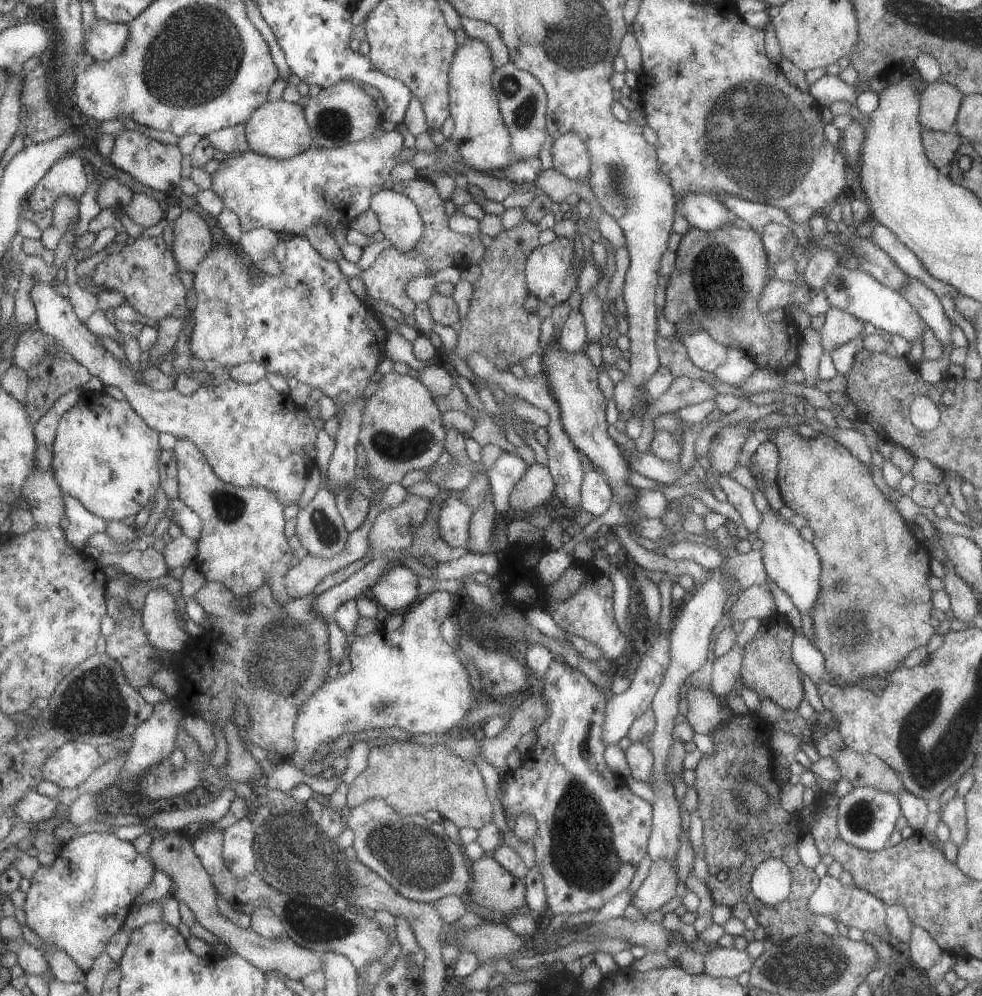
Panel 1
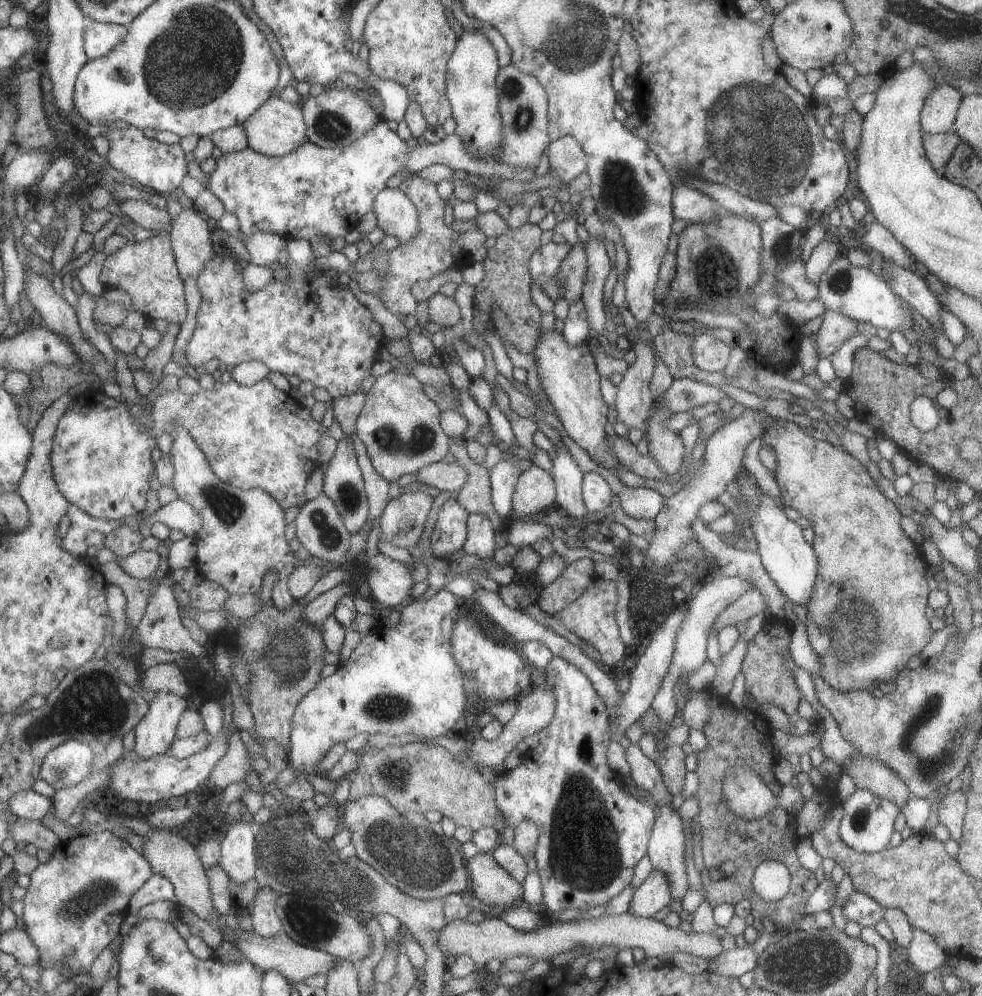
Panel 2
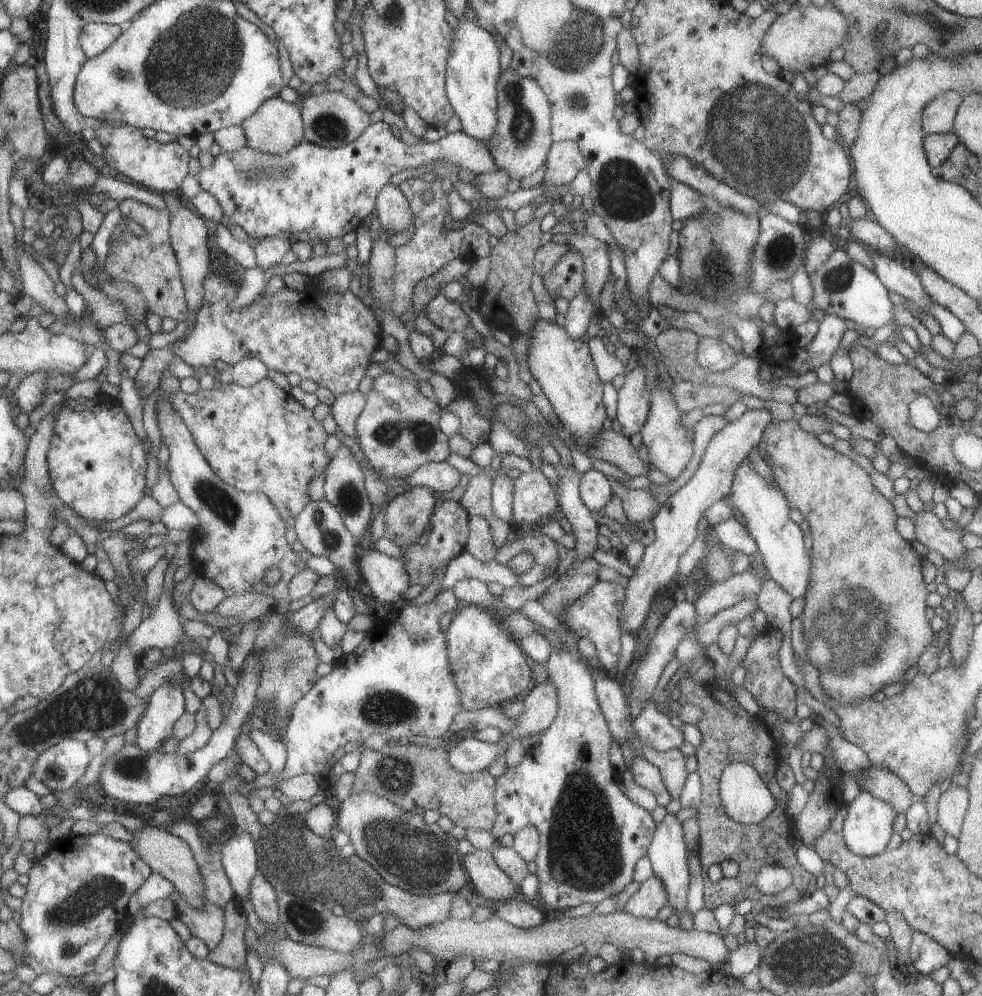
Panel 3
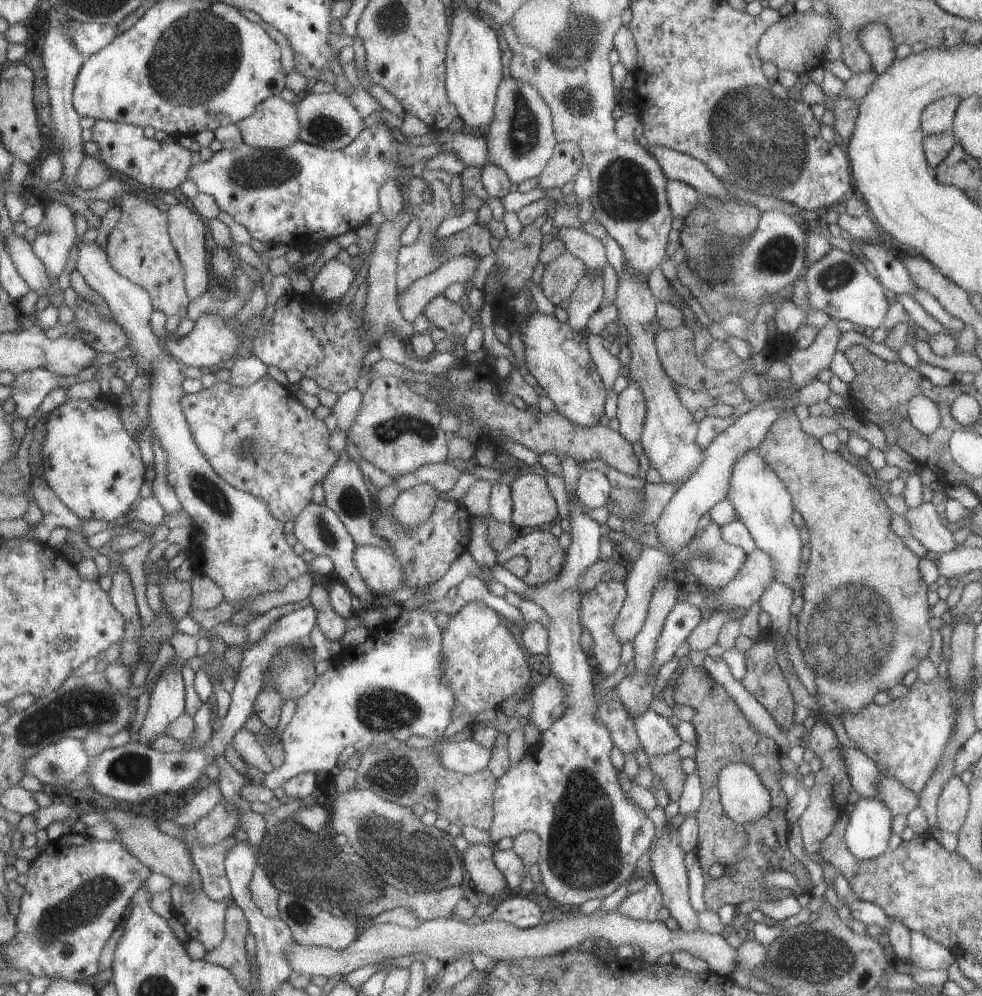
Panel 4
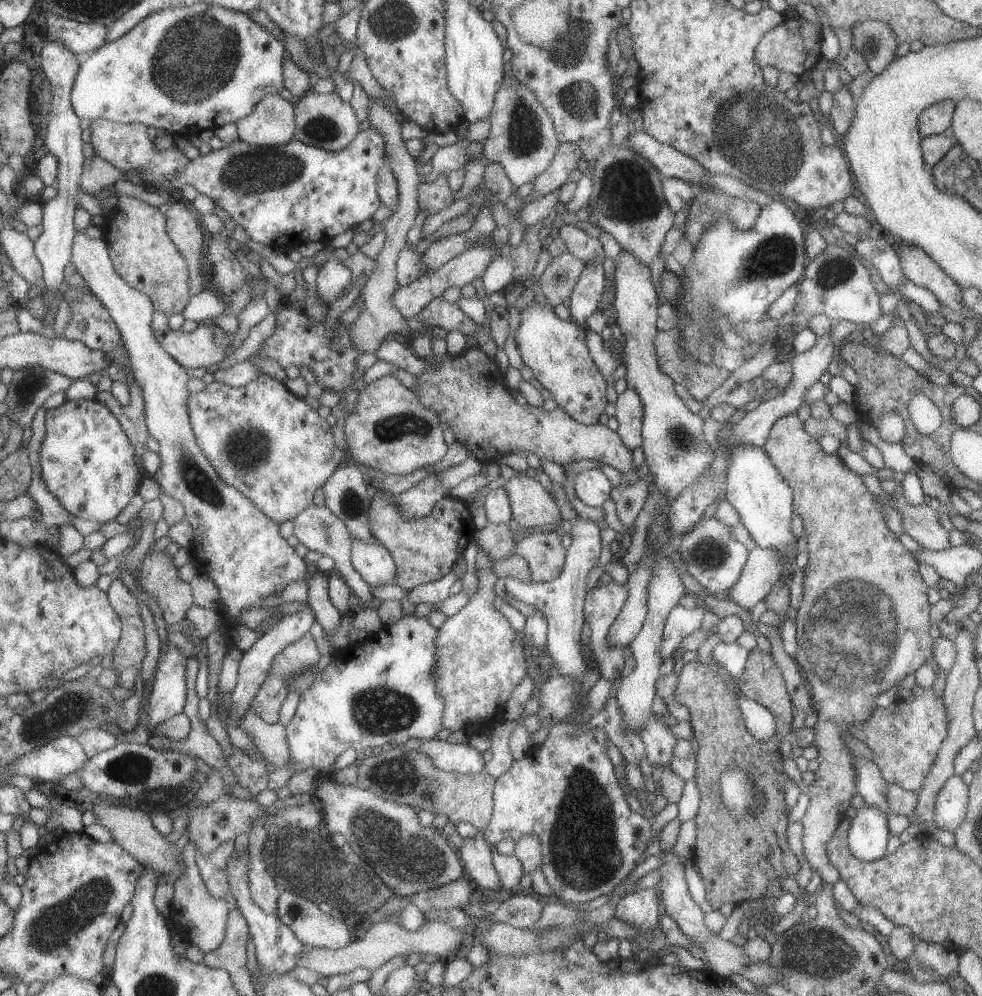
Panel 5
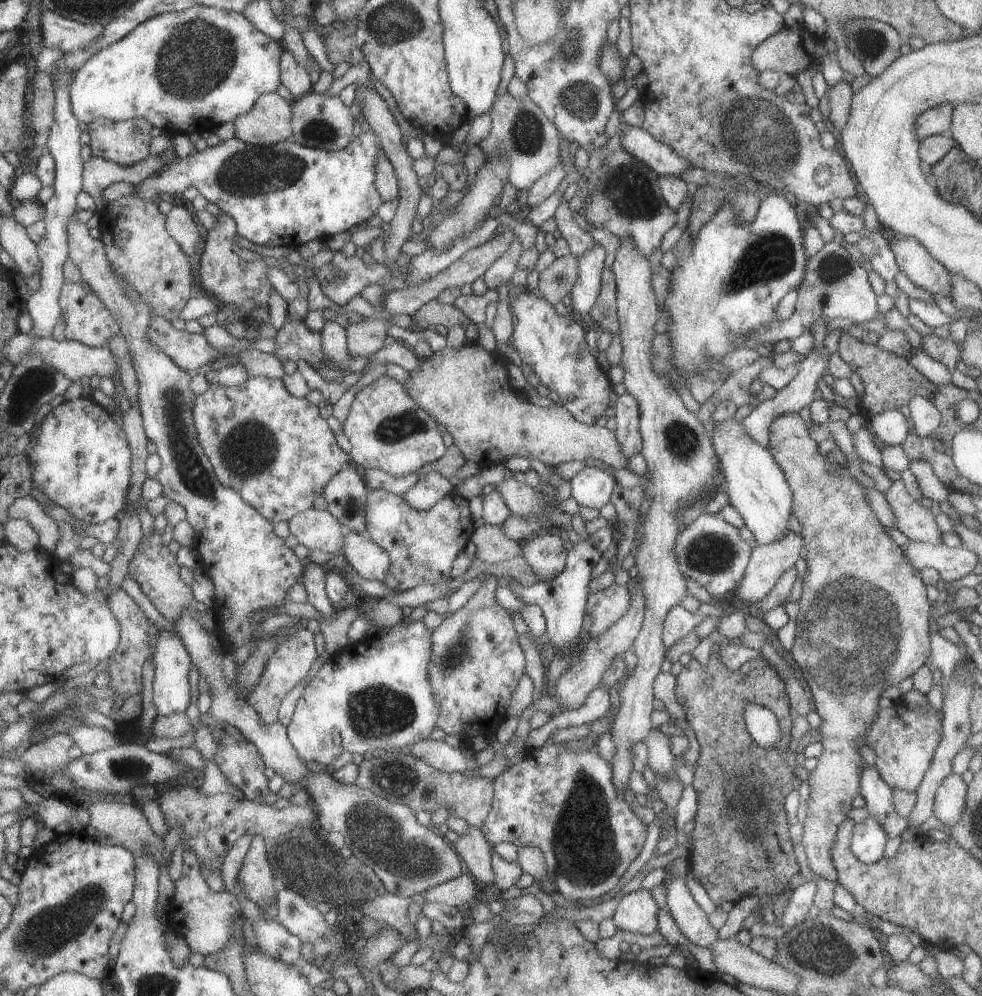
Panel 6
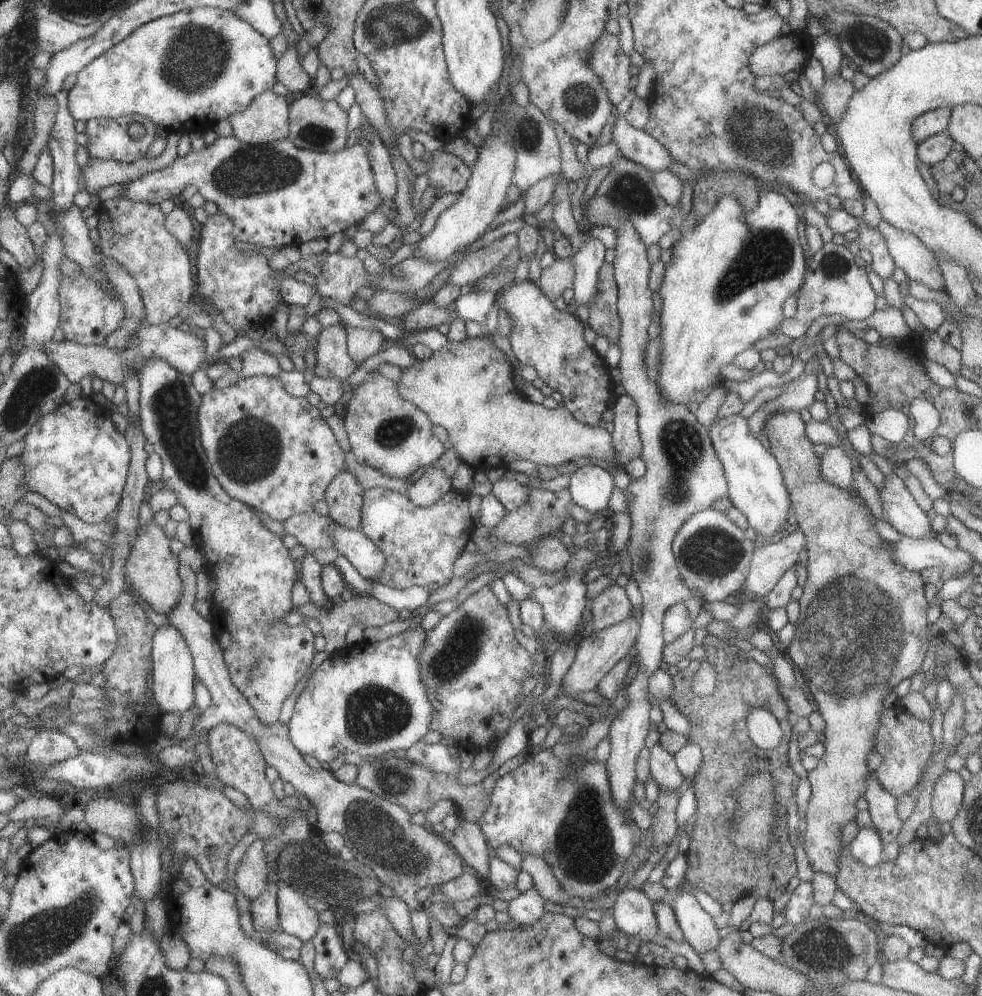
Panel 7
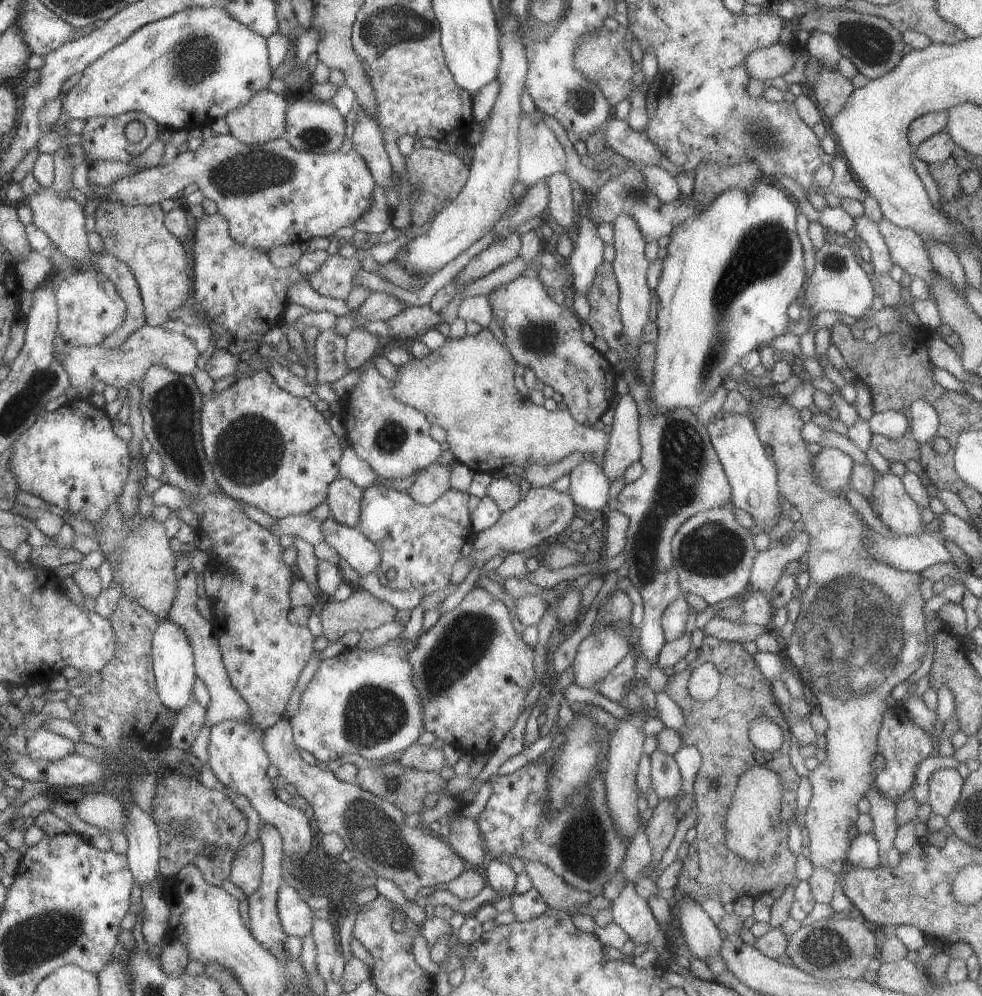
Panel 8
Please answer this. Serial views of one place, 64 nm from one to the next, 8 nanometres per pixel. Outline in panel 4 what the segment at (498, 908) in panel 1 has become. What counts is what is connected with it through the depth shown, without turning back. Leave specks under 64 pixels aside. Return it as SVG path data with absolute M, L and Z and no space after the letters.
M489 844L471 845L464 855L466 856L466 867L472 876L477 891L488 896L507 893L509 891L505 874L494 863L494 846Z

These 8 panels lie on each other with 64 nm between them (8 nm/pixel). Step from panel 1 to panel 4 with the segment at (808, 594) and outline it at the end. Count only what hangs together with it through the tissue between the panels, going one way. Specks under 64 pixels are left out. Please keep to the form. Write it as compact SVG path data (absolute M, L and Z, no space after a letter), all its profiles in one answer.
M756 449L750 450L735 463L726 499L737 513L737 519L746 525L757 549L770 558L774 580L790 588L793 595L802 594L805 564L802 564L800 558L800 530L791 518L795 512L791 497Z

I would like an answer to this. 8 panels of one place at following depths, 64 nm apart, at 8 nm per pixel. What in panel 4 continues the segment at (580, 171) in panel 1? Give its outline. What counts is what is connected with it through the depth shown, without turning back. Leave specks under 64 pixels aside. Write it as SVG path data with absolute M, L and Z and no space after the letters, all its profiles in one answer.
M557 142L552 158L538 176L538 188L547 191L552 188L561 188L568 181L574 180L582 163L583 154L577 142Z

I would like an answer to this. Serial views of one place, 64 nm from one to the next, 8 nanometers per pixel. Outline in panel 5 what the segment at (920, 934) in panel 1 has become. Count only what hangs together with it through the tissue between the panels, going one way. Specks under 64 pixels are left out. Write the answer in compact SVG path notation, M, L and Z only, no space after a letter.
M913 935L914 956L921 966L932 968L942 979L959 972L959 957L955 950L944 948L926 939Z

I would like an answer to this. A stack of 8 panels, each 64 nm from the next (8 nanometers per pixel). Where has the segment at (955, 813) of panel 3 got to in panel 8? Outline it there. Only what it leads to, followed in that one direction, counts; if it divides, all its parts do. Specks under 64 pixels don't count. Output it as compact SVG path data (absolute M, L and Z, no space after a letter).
M938 769L929 777L928 804L932 812L945 819L954 810L965 779L958 769Z

